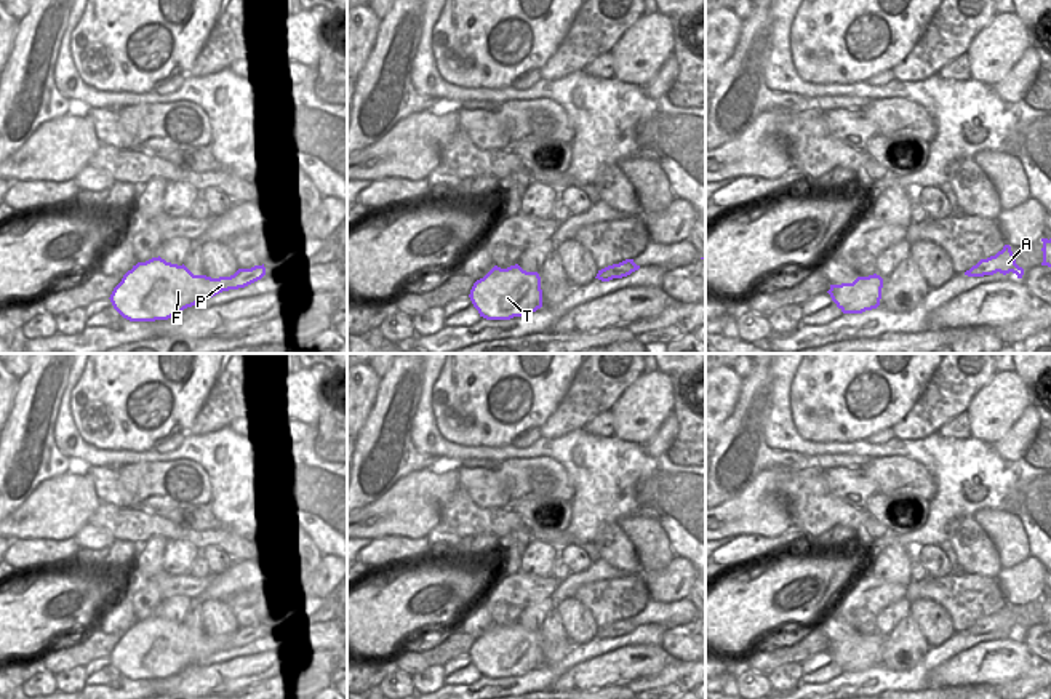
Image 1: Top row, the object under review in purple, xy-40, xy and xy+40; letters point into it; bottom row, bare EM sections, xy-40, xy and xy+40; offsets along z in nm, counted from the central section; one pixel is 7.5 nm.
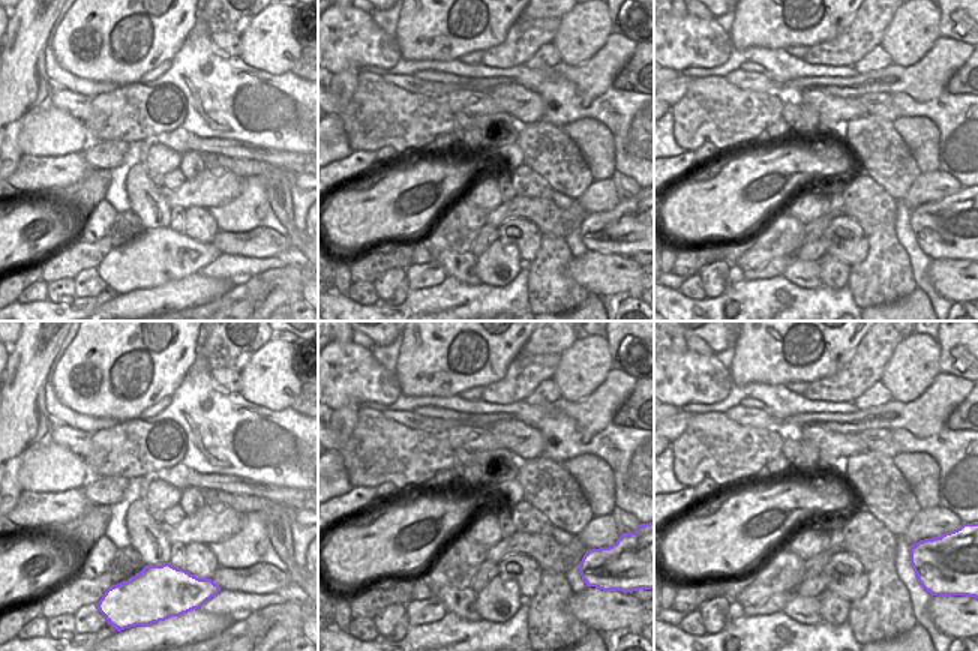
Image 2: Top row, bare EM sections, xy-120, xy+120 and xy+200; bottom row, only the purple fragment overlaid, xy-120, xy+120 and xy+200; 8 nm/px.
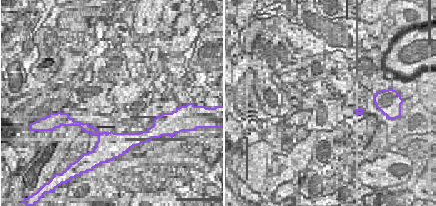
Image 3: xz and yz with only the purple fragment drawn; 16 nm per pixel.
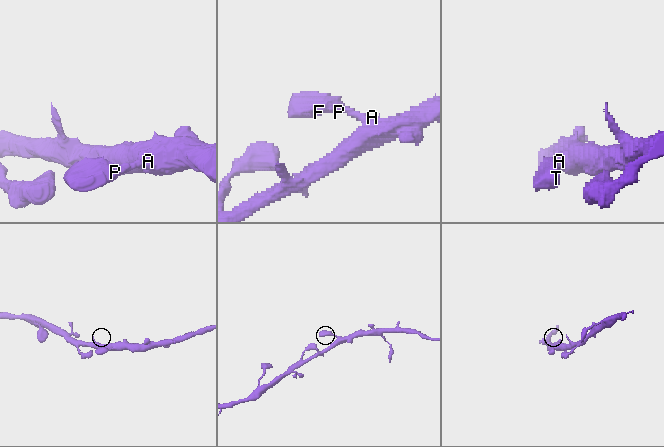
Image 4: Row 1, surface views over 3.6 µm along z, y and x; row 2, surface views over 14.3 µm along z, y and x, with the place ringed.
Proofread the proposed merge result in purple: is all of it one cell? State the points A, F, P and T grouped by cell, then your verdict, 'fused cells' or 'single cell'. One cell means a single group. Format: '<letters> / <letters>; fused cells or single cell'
A F P T; single cell

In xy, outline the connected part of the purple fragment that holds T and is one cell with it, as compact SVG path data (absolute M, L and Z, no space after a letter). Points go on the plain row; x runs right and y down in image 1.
M518 622L507 627L494 624L474 641L469 656L486 678L525 675L542 665L541 635Z

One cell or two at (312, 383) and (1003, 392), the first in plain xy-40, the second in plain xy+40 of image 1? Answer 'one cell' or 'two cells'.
one cell

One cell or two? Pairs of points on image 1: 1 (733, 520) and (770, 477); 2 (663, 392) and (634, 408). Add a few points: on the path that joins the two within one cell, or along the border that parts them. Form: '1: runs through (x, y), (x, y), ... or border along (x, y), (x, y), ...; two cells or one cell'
1: runs through (744, 509), (765, 488); one cell
2: runs through (656, 394), (640, 408); one cell

